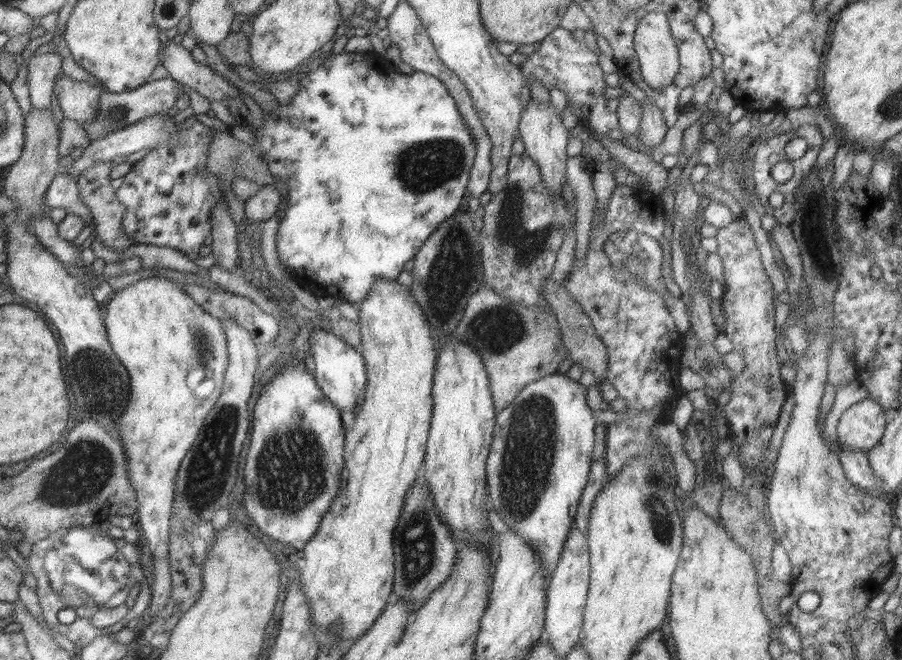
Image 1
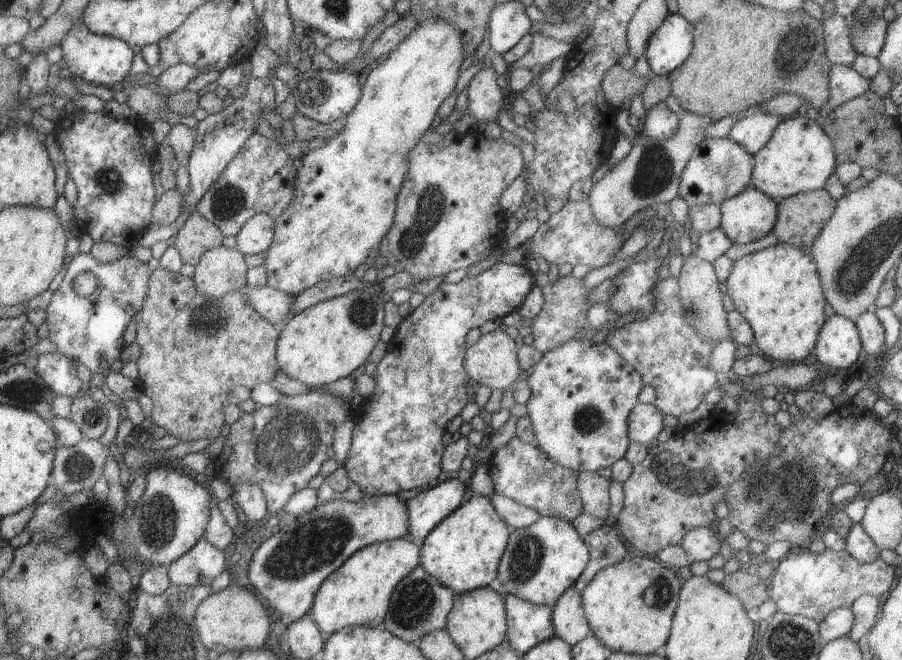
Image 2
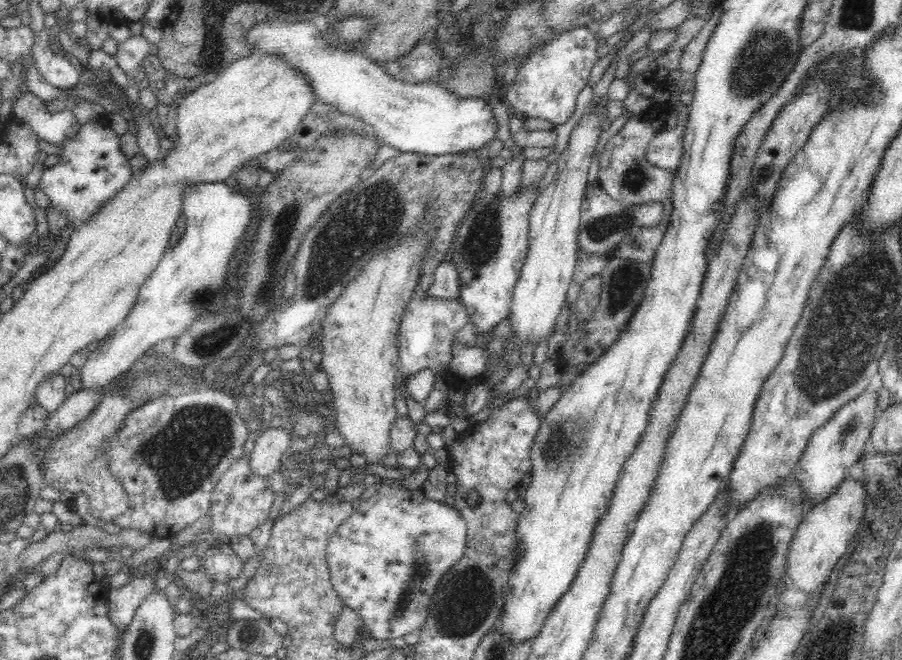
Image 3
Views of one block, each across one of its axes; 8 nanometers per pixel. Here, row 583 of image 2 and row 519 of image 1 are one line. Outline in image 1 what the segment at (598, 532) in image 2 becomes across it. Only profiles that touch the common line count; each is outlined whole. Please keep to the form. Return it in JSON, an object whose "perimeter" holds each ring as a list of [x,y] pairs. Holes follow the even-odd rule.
{"perimeter":[[[591,460],[590,466],[587,472],[587,484],[583,488],[579,505],[577,507],[576,516],[574,519],[574,526],[583,533],[583,536],[587,534],[586,525],[590,520],[590,511],[600,491],[604,488],[604,485],[608,482],[608,474],[606,472],[606,464],[604,460]]]}

